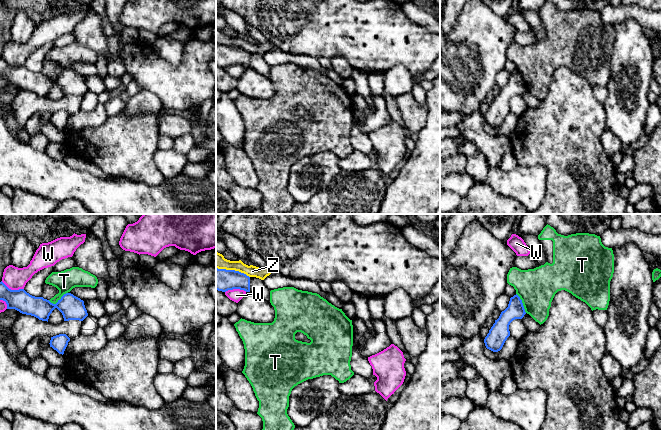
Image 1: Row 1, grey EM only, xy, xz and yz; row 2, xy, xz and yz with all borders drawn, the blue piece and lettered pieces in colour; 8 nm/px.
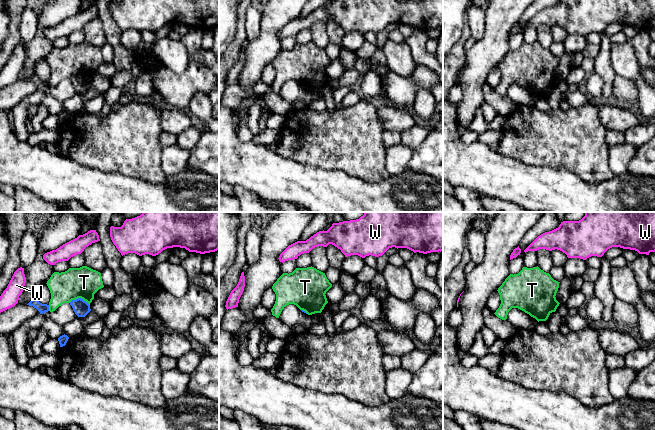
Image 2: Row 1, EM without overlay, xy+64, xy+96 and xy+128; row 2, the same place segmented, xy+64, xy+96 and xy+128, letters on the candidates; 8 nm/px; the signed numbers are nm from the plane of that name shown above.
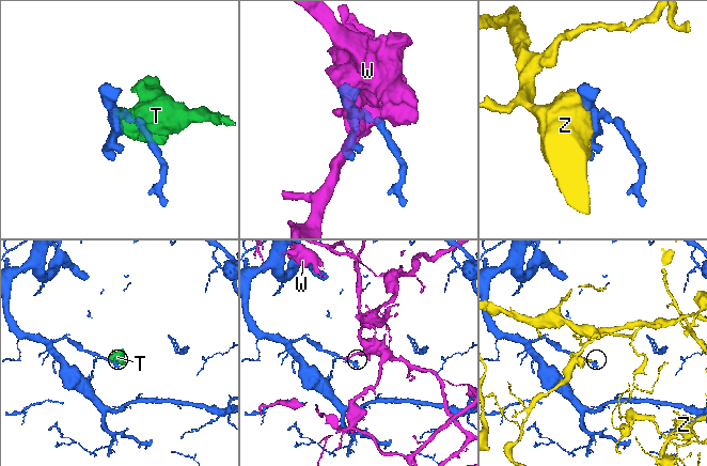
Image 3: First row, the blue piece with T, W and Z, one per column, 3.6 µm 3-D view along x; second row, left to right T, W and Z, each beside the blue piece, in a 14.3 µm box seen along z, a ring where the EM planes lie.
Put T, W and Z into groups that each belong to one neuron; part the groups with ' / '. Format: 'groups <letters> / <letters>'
groups T / W / Z

